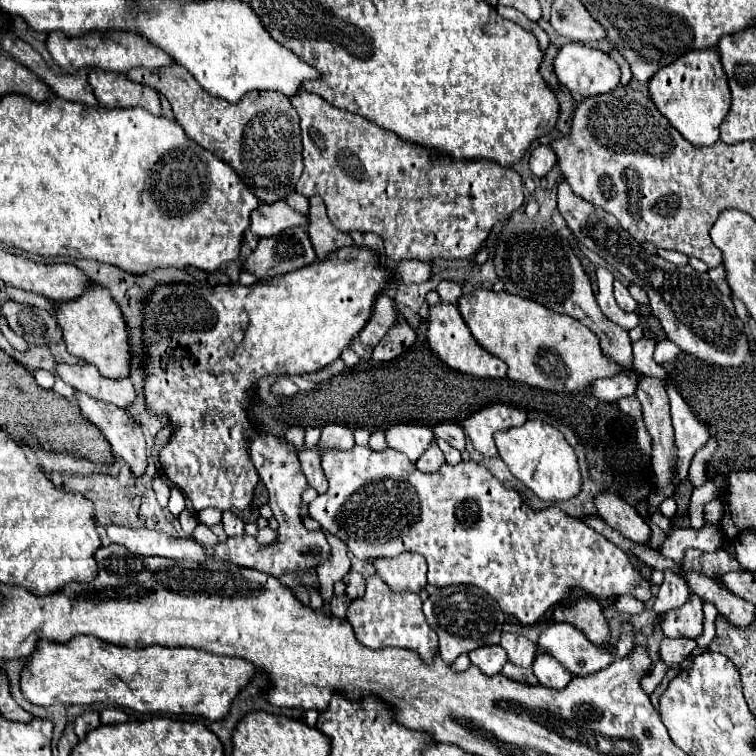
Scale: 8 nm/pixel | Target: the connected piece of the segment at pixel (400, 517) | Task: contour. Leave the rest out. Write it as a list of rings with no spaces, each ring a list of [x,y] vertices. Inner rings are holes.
[[[355,445],[353,449],[349,451],[327,451],[323,453],[321,457],[321,465],[323,465],[323,471],[327,475],[327,481],[329,481],[329,489],[319,495],[311,505],[309,505],[309,515],[321,525],[325,527],[329,533],[337,535],[345,545],[347,549],[357,555],[359,559],[373,559],[373,557],[395,557],[403,551],[415,551],[419,555],[425,557],[427,561],[427,577],[429,577],[429,583],[435,585],[435,587],[447,587],[447,585],[459,585],[459,583],[469,583],[469,585],[475,585],[475,587],[481,587],[485,589],[491,597],[495,597],[503,609],[503,613],[511,613],[515,615],[523,625],[533,625],[539,621],[539,617],[547,611],[547,609],[553,609],[557,605],[561,605],[565,601],[565,597],[569,595],[569,591],[573,587],[585,591],[587,595],[591,597],[597,597],[597,599],[613,599],[613,597],[623,597],[623,595],[631,595],[639,601],[649,601],[651,599],[651,581],[645,579],[629,561],[629,555],[625,551],[621,551],[619,547],[615,547],[611,541],[607,541],[603,535],[595,533],[593,529],[589,529],[585,523],[581,523],[577,517],[571,517],[567,515],[565,511],[561,511],[559,507],[547,507],[543,511],[535,511],[531,509],[523,499],[521,495],[515,491],[515,489],[507,489],[503,487],[501,481],[497,481],[487,467],[475,463],[475,461],[461,461],[457,465],[443,465],[439,471],[435,473],[423,473],[415,467],[415,463],[411,463],[407,457],[403,457],[403,453],[395,453],[393,449],[383,449],[383,451],[371,451],[369,447],[359,447]]]

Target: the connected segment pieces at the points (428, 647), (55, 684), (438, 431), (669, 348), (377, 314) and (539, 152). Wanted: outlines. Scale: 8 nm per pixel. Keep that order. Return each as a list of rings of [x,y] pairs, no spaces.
[[[377,575],[367,579],[365,595],[351,603],[349,613],[347,613],[347,621],[351,621],[355,637],[365,647],[371,647],[371,649],[379,649],[379,647],[413,649],[423,657],[423,661],[431,661],[433,655],[437,653],[437,635],[431,631],[431,627],[425,621],[419,595],[411,593],[411,591],[395,593]]]
[[[77,635],[63,645],[49,641],[39,645],[41,649],[29,657],[21,671],[21,691],[35,705],[107,703],[139,713],[187,713],[219,721],[255,675],[251,661],[203,653],[193,647],[123,649],[91,635]]]
[[[437,423],[431,427],[435,439],[443,439],[447,441],[451,447],[465,451],[465,435],[463,429],[457,423]]]
[[[665,339],[657,343],[653,359],[659,364],[670,363],[675,361],[681,353],[682,351],[673,342]]]
[[[379,295],[373,303],[373,313],[369,321],[359,333],[359,341],[367,347],[375,347],[383,339],[387,329],[395,323],[395,319],[397,319],[397,309],[393,301],[387,295]]]
[[[537,145],[537,147],[531,151],[529,167],[531,167],[531,171],[533,171],[537,177],[545,177],[555,163],[557,163],[557,157],[555,157],[555,153],[553,153],[547,145]]]

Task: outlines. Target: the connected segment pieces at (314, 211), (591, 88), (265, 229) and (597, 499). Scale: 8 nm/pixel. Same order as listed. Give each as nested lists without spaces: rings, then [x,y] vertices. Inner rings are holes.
[[[311,197],[309,203],[311,203],[311,209],[309,209],[309,221],[311,223],[309,223],[307,231],[309,231],[311,243],[315,247],[317,259],[327,259],[337,249],[351,247],[353,245],[351,237],[331,225],[331,221],[325,213],[323,199],[321,197]]]
[[[585,43],[563,45],[553,61],[553,67],[555,67],[555,75],[559,83],[567,87],[573,95],[579,95],[579,97],[593,97],[593,95],[607,93],[619,85],[619,77],[621,77],[617,63],[607,53],[593,49]]]
[[[277,201],[275,205],[261,203],[251,213],[251,225],[249,229],[259,237],[271,237],[281,233],[287,227],[295,225],[307,225],[307,217],[293,211],[285,201]]]
[[[611,491],[597,493],[593,497],[593,503],[595,503],[597,515],[607,525],[611,525],[619,533],[623,533],[627,539],[641,543],[641,545],[645,545],[649,541],[649,525],[635,511],[635,507],[625,503],[625,499],[619,493],[611,493]]]

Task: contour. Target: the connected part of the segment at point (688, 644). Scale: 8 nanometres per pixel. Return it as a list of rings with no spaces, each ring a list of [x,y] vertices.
[[[665,637],[661,642],[661,659],[663,659],[667,665],[681,663],[689,653],[693,653],[693,649],[696,647],[697,643],[694,639],[671,639]]]

